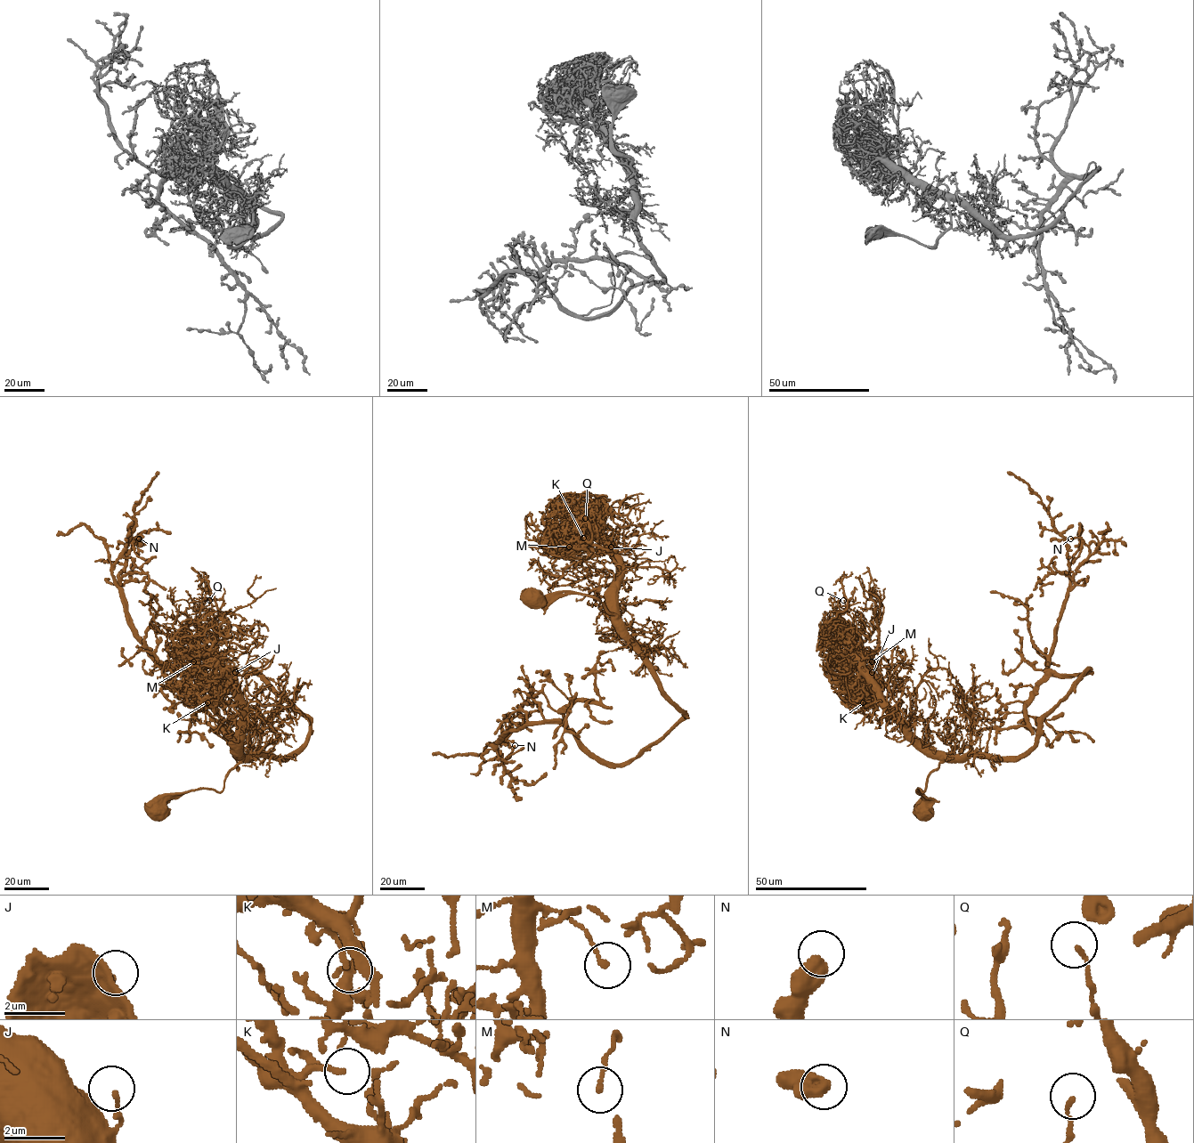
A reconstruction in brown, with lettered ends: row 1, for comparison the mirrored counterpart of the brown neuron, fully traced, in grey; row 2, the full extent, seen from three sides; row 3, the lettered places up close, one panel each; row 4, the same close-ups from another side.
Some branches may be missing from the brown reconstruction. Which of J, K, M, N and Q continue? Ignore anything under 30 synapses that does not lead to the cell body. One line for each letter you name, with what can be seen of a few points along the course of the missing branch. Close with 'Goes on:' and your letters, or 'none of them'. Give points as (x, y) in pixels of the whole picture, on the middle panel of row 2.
Goes on: none of them

